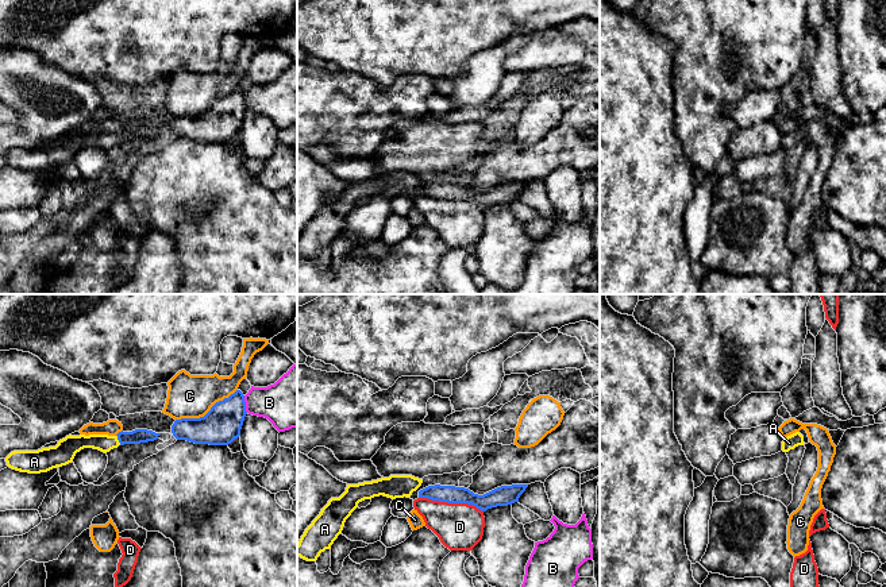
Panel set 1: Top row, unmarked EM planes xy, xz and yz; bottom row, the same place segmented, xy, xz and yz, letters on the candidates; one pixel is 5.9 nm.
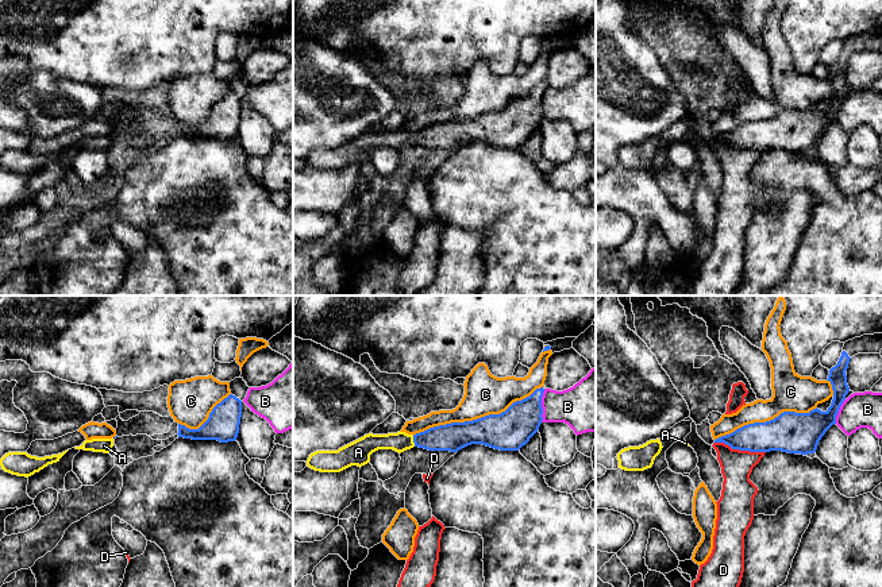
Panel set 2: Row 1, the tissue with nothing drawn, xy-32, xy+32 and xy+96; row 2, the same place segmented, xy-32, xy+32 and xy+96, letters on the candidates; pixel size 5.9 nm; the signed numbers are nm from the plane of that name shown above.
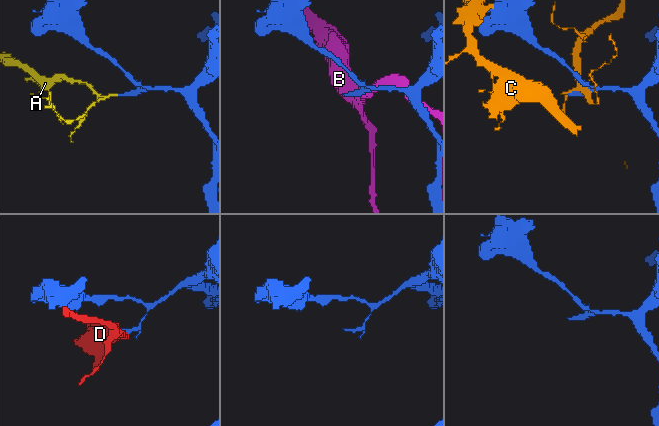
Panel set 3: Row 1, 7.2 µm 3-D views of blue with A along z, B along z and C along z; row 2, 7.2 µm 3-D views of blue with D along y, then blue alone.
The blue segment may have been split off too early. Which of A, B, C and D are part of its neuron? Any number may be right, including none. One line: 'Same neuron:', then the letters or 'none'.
Same neuron: A

